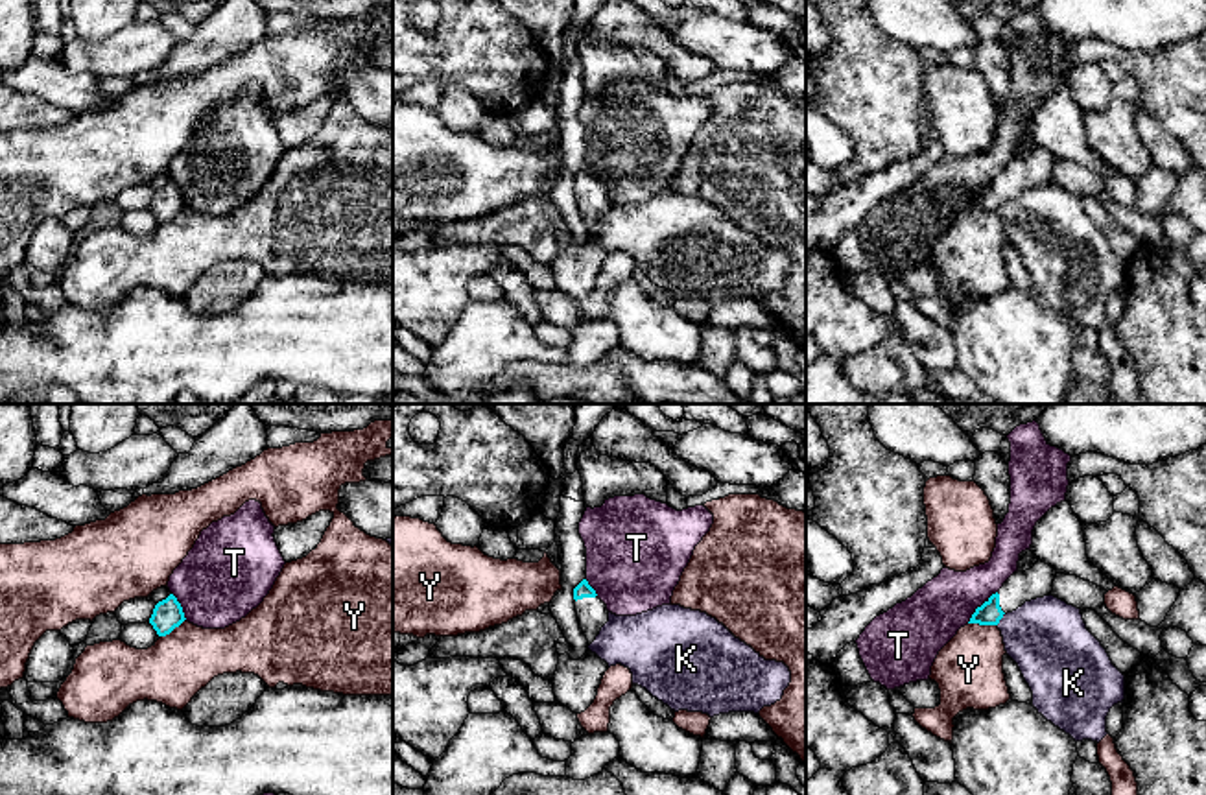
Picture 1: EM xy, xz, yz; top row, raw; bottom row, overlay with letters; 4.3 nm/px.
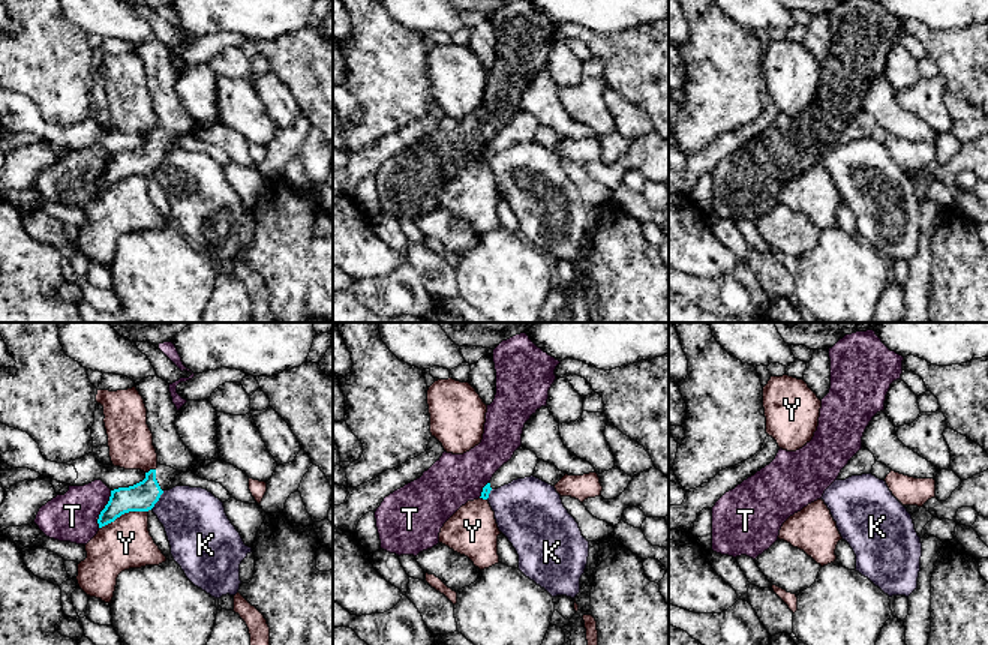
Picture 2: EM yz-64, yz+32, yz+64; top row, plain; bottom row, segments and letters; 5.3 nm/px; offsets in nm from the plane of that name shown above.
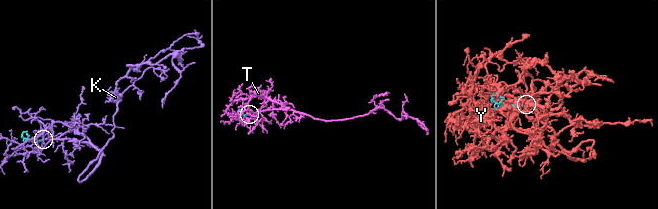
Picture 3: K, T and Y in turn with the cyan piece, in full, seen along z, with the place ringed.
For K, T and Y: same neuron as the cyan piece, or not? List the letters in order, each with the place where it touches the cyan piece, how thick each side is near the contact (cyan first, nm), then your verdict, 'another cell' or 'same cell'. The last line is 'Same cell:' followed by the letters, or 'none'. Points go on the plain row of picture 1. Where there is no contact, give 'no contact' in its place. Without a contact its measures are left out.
K: meets cyan in yz at (1002, 203); 100 nm thick on the cyan side, 340 nm on the other; another cell
T: meets cyan in yz at (981, 192); 100 nm thick on the cyan side, 260 nm on the other; another cell
Y: meets cyan in yz at (983, 211); 100 nm thick on the cyan side, 300 nm on the other; another cell
Same cell: none

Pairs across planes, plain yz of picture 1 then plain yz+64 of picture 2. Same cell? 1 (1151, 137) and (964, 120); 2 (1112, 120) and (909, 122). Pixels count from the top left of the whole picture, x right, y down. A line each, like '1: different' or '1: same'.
1: same
2: different

